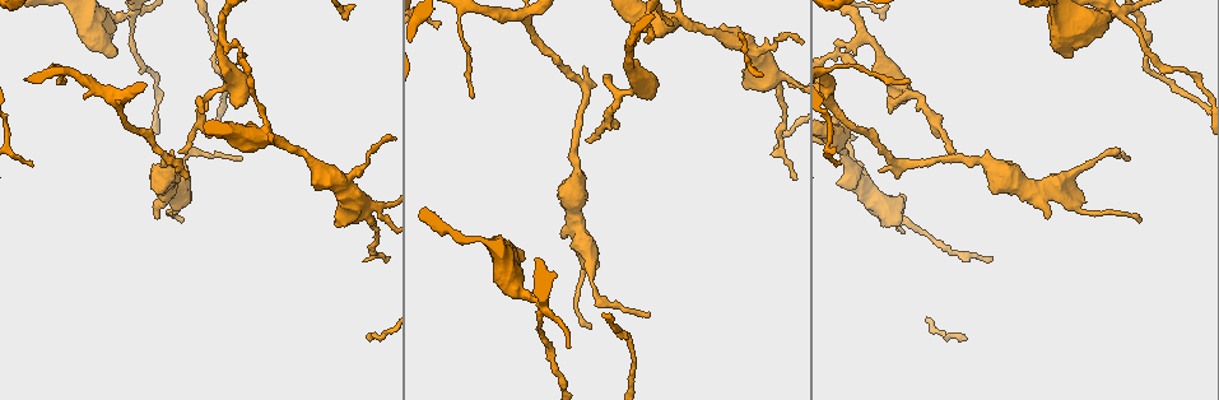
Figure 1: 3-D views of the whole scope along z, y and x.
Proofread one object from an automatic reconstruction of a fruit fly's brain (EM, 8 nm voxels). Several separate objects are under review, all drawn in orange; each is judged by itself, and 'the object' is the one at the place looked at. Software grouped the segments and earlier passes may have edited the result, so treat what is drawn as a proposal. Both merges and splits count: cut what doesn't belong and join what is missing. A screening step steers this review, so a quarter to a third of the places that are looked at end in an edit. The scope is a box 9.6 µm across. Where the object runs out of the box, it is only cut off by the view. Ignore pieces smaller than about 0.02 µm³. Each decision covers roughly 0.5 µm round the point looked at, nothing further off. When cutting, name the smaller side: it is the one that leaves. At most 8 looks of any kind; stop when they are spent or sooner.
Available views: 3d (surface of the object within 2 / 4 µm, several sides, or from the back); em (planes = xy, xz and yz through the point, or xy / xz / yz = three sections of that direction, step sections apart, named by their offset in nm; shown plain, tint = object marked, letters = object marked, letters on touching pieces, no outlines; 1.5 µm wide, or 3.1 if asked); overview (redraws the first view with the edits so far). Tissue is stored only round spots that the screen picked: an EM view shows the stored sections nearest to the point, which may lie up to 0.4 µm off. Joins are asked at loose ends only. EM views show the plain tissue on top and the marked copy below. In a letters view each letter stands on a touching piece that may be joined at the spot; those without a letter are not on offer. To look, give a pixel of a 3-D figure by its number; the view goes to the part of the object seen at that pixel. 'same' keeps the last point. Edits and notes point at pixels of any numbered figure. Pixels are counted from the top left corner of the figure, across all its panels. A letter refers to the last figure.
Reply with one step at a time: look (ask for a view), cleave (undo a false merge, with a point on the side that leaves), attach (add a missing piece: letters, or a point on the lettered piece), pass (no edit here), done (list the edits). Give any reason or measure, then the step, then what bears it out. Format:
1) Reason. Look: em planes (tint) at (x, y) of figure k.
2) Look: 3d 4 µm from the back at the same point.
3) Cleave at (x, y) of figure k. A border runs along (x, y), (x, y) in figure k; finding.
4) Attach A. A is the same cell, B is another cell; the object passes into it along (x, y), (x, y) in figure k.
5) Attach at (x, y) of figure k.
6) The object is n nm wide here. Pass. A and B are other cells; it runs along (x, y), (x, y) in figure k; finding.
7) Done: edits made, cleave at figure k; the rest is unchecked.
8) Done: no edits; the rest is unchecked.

Thin end. Look: 3d 4 µm at (1140, 218) of figure 1.

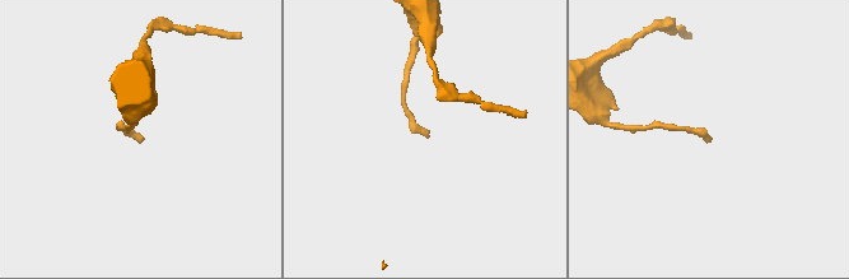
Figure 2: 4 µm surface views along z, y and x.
Look: em xy step 4 (letters) at (141, 136) of figure 2.

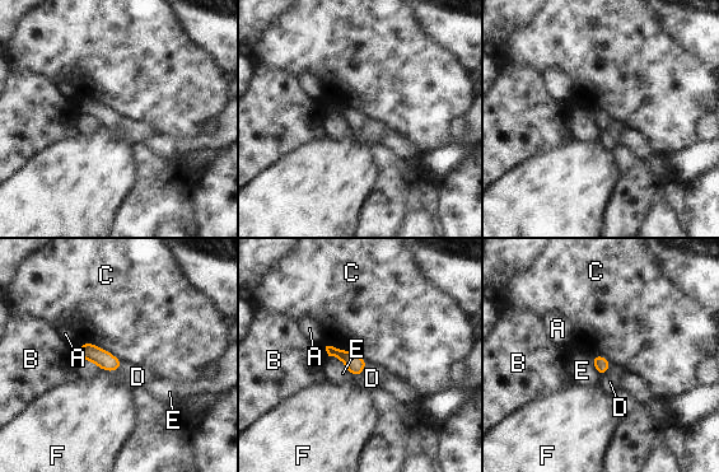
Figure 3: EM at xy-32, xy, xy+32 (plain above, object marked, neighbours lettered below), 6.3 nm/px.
Attach D. D is the same cell, A, B, C, E and F are other cells; it goes on there.

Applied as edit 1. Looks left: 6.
Abrupt turn. Look: em planes (tint) at (1145, 63) of figure 1.

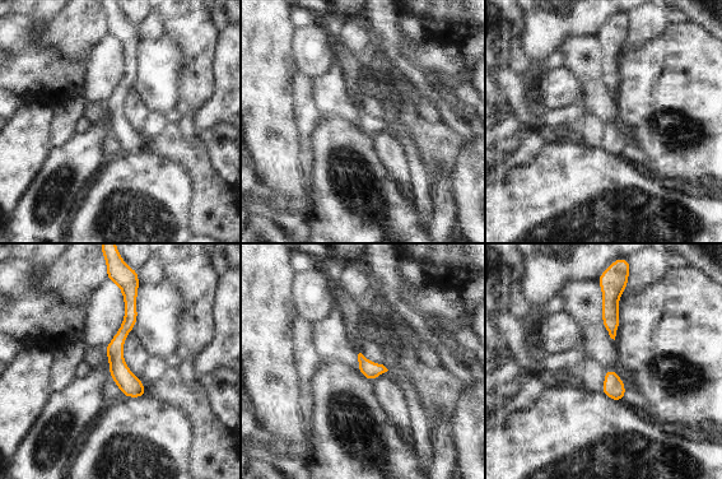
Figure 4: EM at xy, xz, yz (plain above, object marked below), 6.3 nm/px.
See the neighbours. Look: em planes (letters) at the same point.

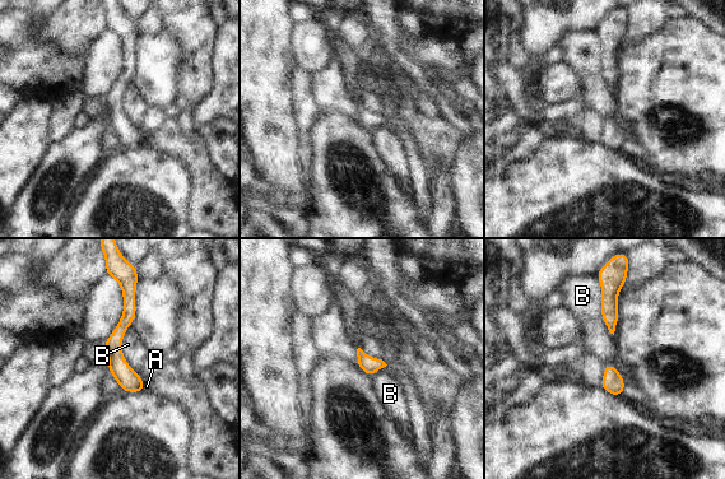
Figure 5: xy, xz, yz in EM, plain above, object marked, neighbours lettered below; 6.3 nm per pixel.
Pass. A and B are other cells; continuous, no second neuron.

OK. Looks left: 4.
Look: overview.

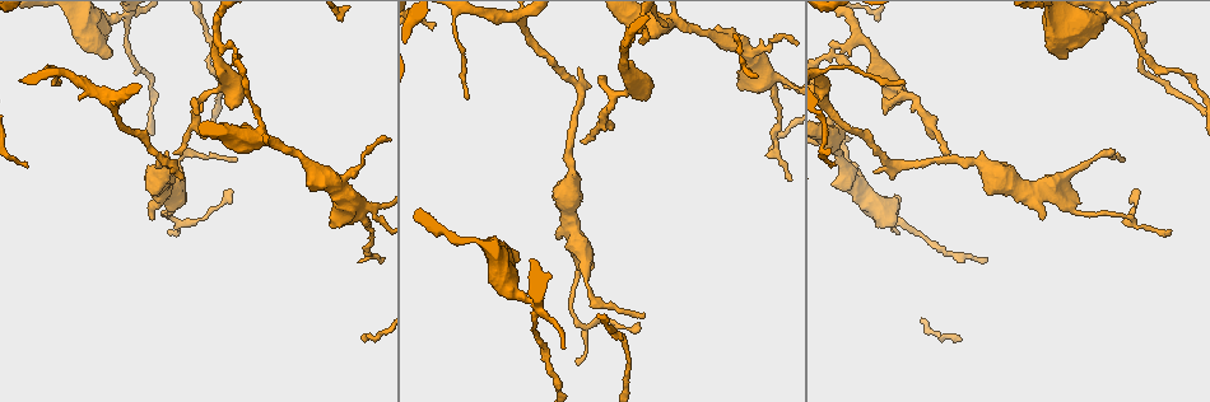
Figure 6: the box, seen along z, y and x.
Look: em planes (letters) at (643, 316) of figure 6.

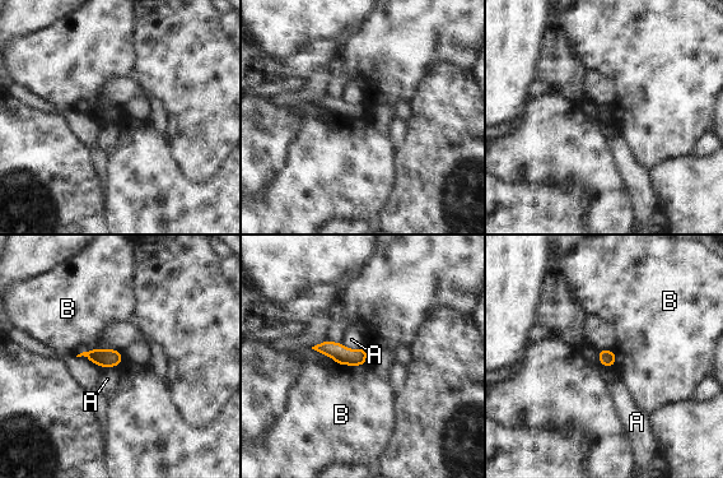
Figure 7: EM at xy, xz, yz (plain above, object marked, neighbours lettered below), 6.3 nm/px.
Pass. A and B are other cells; a border runs along (335, 362), (363, 366) in figure 7; none of them fits.

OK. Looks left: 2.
Done: edits made, attach at figure 3; the rest is unchecked.

